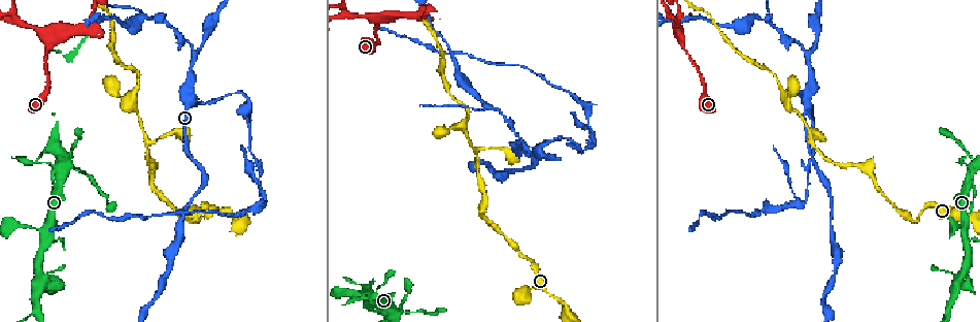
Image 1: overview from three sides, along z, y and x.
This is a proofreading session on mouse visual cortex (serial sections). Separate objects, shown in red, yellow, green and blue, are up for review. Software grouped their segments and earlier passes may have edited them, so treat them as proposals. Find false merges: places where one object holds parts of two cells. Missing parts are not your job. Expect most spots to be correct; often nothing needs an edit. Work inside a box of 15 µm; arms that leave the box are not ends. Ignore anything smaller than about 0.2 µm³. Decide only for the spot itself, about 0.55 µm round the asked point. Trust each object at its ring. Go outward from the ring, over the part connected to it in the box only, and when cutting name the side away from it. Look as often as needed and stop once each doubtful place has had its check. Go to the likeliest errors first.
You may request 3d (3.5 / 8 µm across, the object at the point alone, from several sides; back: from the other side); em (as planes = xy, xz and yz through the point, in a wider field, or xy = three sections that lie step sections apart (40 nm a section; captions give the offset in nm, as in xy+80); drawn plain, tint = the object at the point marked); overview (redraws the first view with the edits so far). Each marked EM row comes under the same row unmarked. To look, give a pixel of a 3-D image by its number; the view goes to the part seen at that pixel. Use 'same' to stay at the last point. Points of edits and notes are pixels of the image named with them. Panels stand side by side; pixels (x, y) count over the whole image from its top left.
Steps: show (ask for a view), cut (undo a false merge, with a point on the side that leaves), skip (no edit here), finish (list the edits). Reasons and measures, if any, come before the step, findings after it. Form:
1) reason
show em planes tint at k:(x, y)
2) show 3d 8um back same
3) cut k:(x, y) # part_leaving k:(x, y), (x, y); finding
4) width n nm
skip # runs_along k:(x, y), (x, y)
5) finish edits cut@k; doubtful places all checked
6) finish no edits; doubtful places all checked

arms part here
show 3d 3.5um at 1:(196, 53)

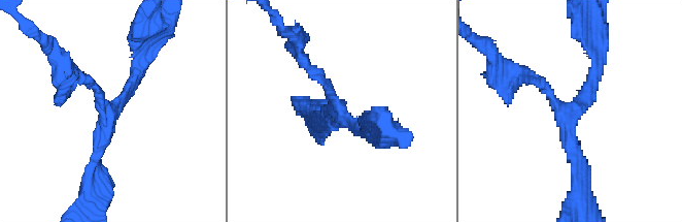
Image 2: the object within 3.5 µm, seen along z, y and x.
arms 3; arm_widths 150, 150, 200 nm; need the tissue
show em xy step 3 tint at 2:(104, 115)

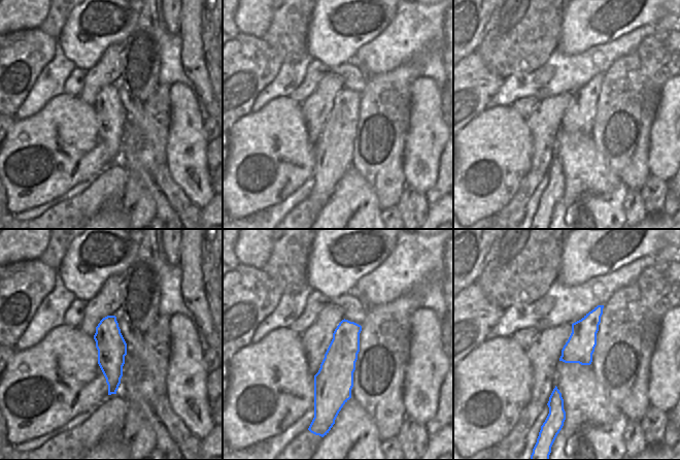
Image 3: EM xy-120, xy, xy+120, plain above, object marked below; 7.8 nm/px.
skip # runs_along 2:(579, 180), (566, 116), (540, 82), (523, 78); all the same cell

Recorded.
sharp bend
show em xy step 2 tint at 1:(803, 91)

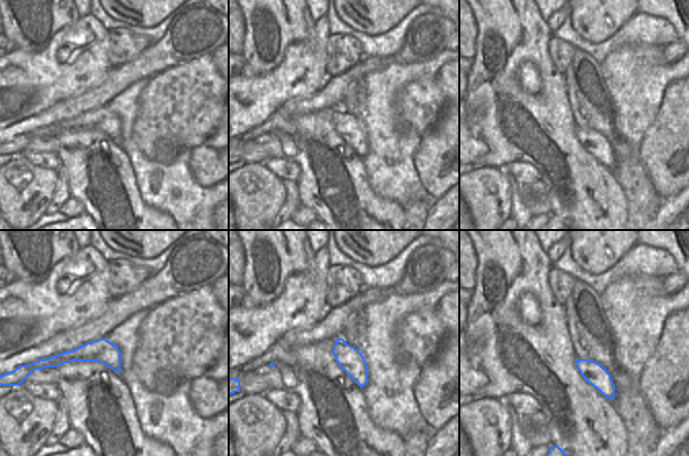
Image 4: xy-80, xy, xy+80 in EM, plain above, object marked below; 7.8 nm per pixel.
show 3d 3.5um same

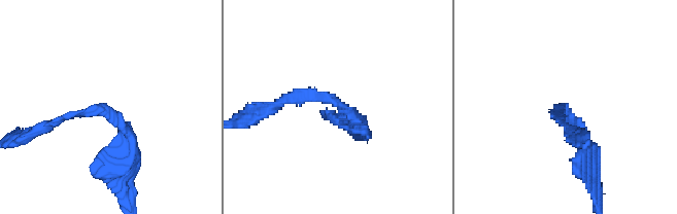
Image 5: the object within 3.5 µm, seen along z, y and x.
arm_widths 150, 250 nm
skip # runs_along 4:(117, 354), (77, 354), (48, 364); one cell here

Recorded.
thick turns thin
show em planes tint at 1:(262, 189)

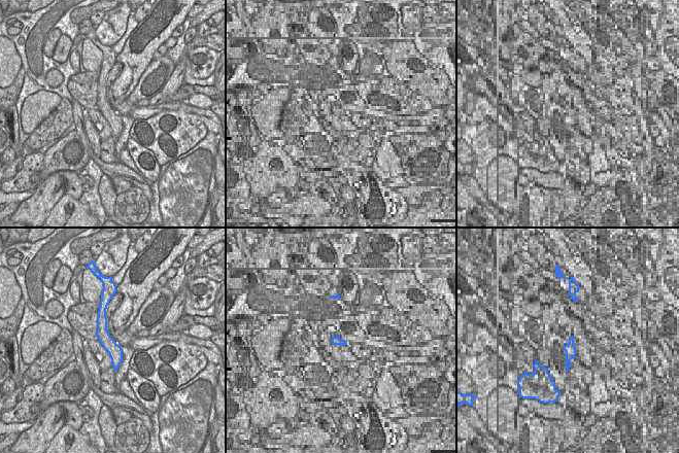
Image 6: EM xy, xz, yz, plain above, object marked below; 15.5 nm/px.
wider look
show 3d 3.5um same

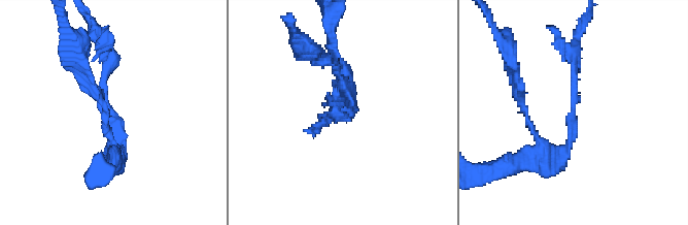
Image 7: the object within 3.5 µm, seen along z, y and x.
skip # runs_along 6:(103, 311), (115, 366); continuous, no second cell

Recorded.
thick turns thin
show 3d 3.5um back at 1:(575, 95)

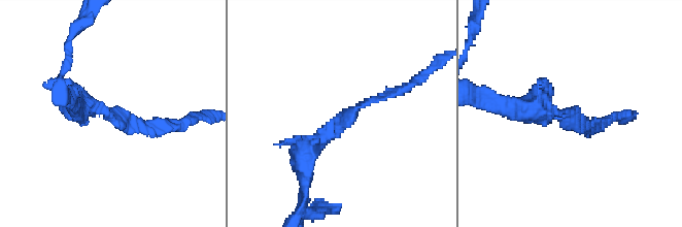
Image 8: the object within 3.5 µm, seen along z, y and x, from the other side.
arm_widths 100, 350 nm; need the tissue
show em planes tint at 8:(112, 116)

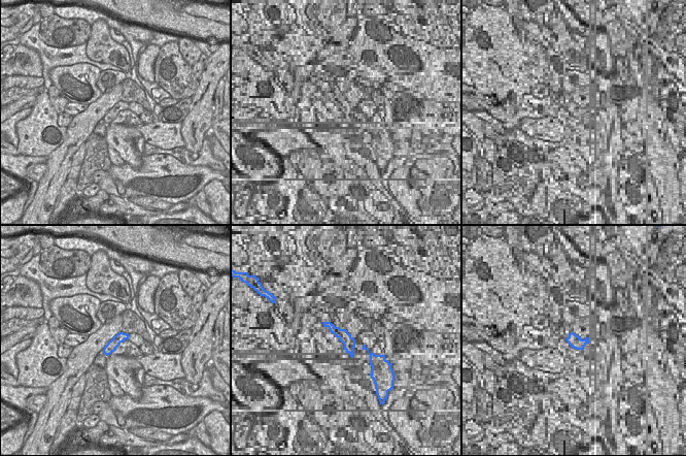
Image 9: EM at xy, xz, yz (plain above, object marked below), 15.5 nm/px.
skip # runs_along 8:(305, 168), (362, 104), (400, 92); one cell here

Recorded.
show 3d 3.5um back at 1:(18, 23)

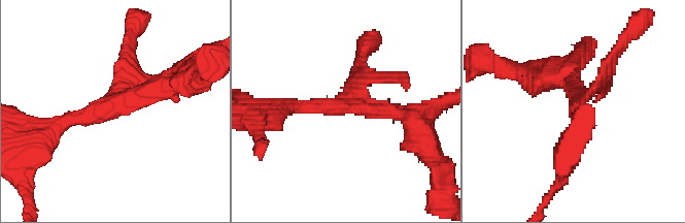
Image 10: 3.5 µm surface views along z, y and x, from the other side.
arms 3; arm_widths 200, 250, 250 nm
show em planes tint at 10:(580, 98)

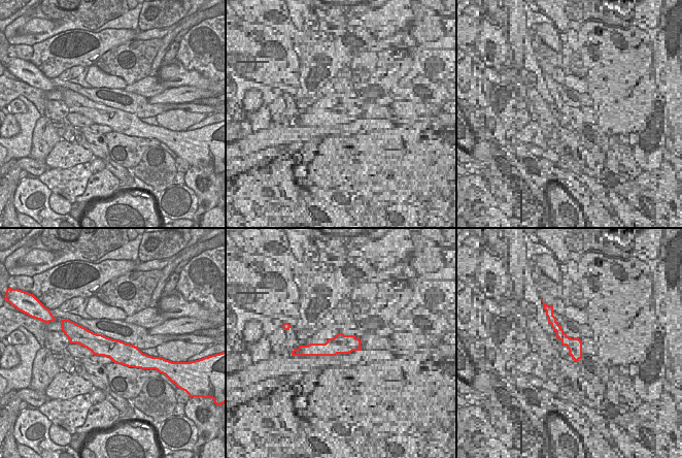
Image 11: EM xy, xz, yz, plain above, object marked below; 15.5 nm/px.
skip # runs_along 10:(54, 128), (129, 87), (129, 49); one cell here

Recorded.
finish no edits; doubtful places all checked

